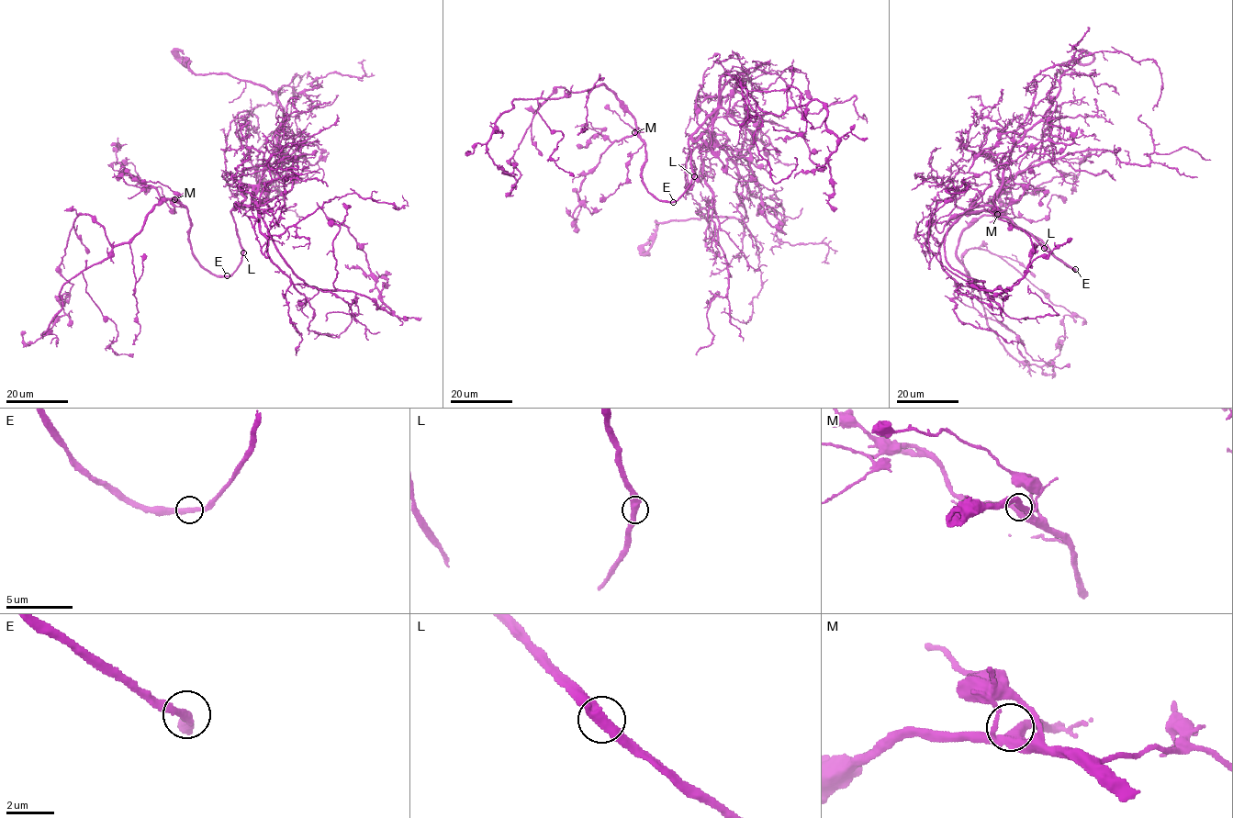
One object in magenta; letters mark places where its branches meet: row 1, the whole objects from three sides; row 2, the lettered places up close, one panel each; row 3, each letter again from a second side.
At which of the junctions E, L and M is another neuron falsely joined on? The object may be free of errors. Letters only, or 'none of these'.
none of these

